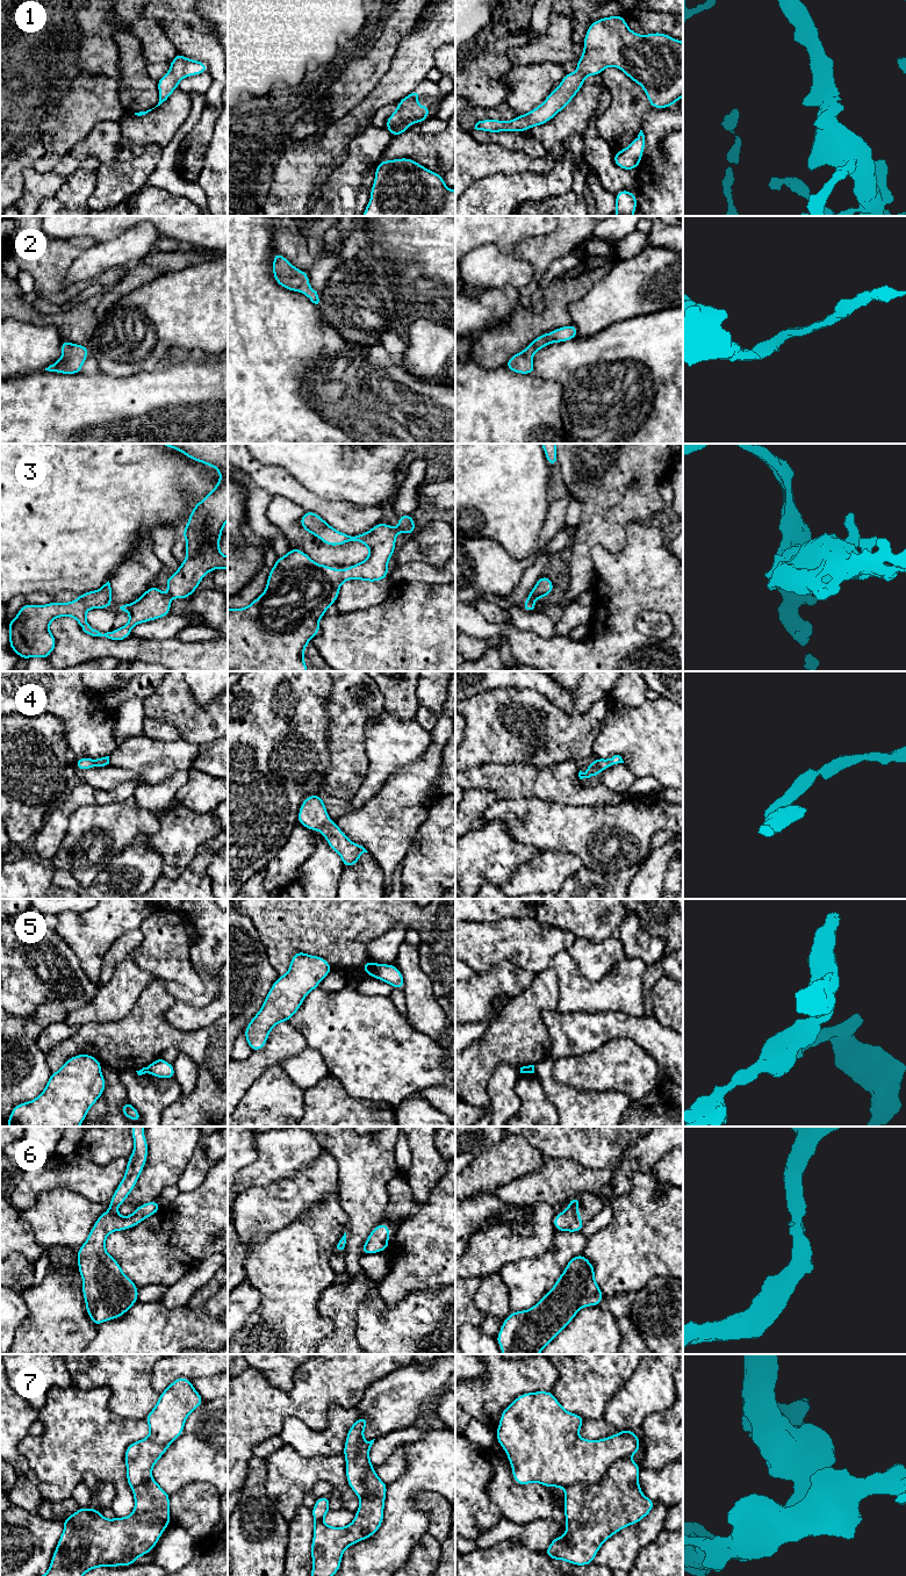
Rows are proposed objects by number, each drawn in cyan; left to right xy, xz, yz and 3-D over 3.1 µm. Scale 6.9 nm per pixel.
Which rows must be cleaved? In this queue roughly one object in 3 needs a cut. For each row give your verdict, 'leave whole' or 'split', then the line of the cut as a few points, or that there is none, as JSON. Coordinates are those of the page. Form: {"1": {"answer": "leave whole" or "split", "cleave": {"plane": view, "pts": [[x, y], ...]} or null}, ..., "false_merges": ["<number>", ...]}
{"1": {"answer": "leave whole", "cleave": null}, "2": {"answer": "leave whole", "cleave": null}, "3": {"answer": "leave whole", "cleave": null}, "4": {"answer": "leave whole", "cleave": null}, "5": {"answer": "split", "cleave": {"plane": "xz", "pts": [[375, 964], [373, 976]]}}, "6": {"answer": "leave whole", "cleave": null}, "7": {"answer": "split", "cleave": {"plane": "yz", "pts": [[626, 1456], [617, 1460], [597, 1482], [573, 1483], [565, 1488]]}}, "false_merges": ["5", "7"]}

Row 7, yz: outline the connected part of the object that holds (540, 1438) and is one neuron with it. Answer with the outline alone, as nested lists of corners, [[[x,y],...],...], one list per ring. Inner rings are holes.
[[[552,1391],[520,1394],[502,1411],[496,1431],[496,1440],[508,1455],[515,1482],[520,1485],[537,1482],[547,1488],[567,1488],[577,1483],[595,1484],[616,1461],[640,1451],[640,1439],[630,1429],[599,1440],[581,1439],[578,1432],[584,1422],[582,1416],[565,1410]]]

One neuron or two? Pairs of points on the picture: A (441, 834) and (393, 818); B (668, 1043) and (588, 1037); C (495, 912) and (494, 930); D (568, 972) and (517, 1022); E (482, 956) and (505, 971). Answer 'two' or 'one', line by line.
A: two
B: one
C: two
D: two
E: two

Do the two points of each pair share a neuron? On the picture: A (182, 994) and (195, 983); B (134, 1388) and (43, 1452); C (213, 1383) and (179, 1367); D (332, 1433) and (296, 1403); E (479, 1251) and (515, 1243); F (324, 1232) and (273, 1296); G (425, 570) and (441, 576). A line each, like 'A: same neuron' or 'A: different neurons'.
A: different neurons
B: different neurons
C: different neurons
D: different neurons
E: same neuron
F: same neuron
G: same neuron

